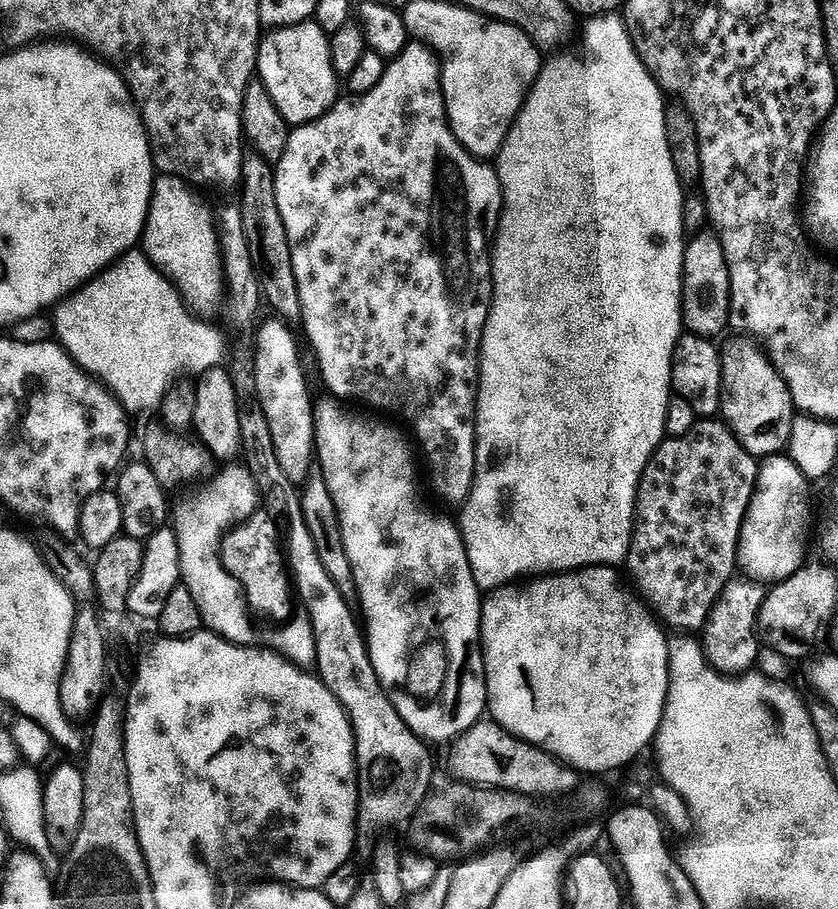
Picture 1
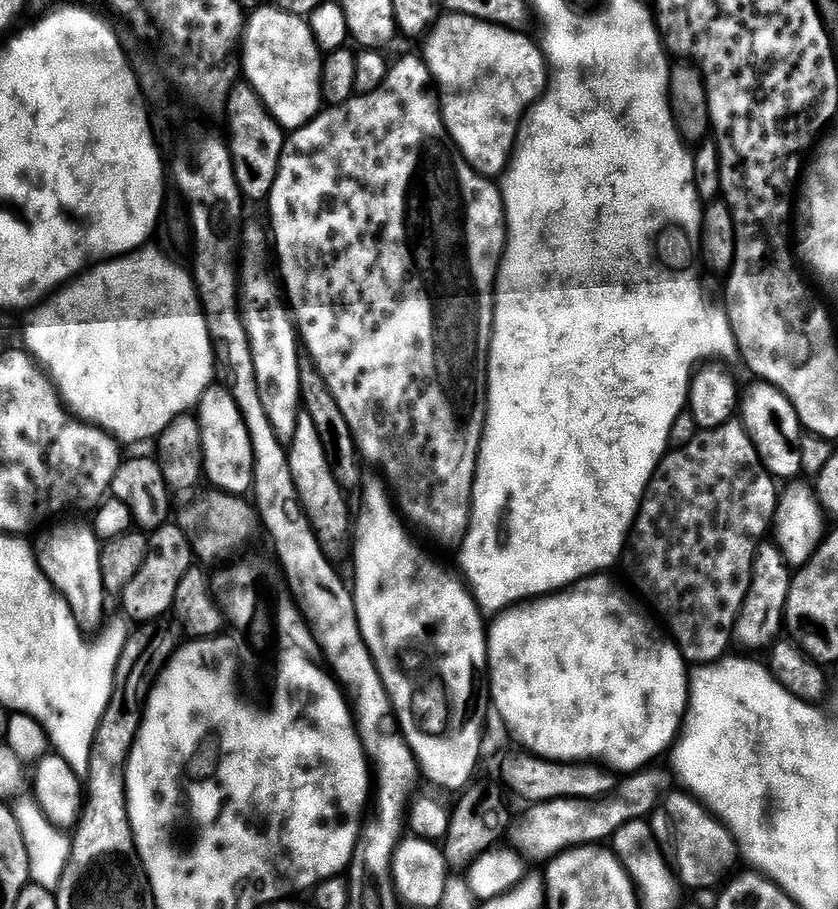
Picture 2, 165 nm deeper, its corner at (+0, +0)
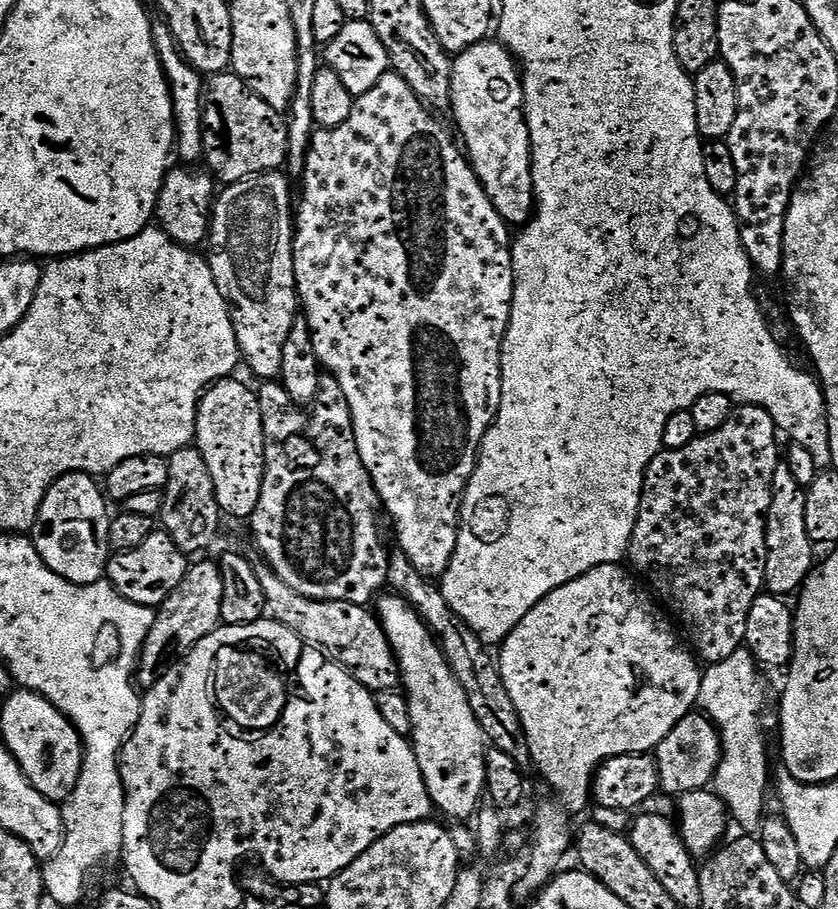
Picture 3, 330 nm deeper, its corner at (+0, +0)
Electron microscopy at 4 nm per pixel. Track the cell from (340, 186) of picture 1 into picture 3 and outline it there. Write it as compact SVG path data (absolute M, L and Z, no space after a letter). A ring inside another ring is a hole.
M388 70L378 82L377 86L366 93L364 96L355 97L350 118L342 122L342 126L325 131L320 144L313 143L308 150L307 164L302 175L304 182L304 201L297 203L294 208L294 239L292 241L292 253L294 254L294 278L296 279L296 295L299 307L302 309L303 319L308 321L309 330L312 334L313 350L317 362L325 373L328 372L336 379L336 384L340 387L343 403L348 405L352 415L352 428L356 439L356 453L362 458L366 470L372 476L372 485L376 487L377 494L380 495L380 503L383 511L392 515L392 524L396 527L396 540L399 551L404 552L406 558L413 567L427 578L443 577L444 571L450 566L450 562L456 553L458 546L458 529L460 526L460 510L464 502L464 492L468 489L470 478L476 469L476 457L480 454L480 446L484 442L484 435L490 430L490 426L496 421L496 415L500 412L502 402L502 342L506 338L506 330L510 322L512 313L512 299L514 298L514 270L512 269L512 250L510 247L509 225L505 224L498 210L490 202L490 198L484 193L484 187L480 185L480 179L472 171L472 165L462 155L461 149L452 145L452 140L448 137L448 132L435 120L433 113L429 111L426 104L399 75L399 73Z

